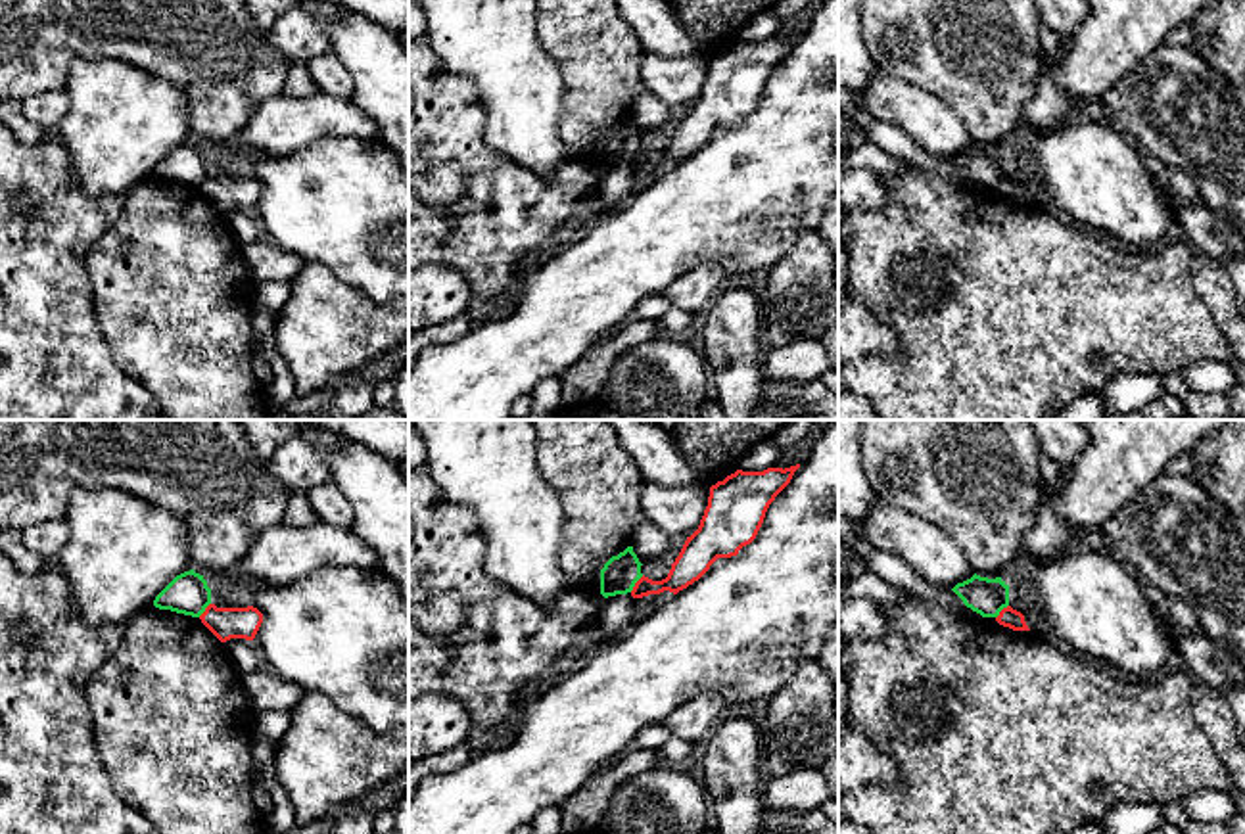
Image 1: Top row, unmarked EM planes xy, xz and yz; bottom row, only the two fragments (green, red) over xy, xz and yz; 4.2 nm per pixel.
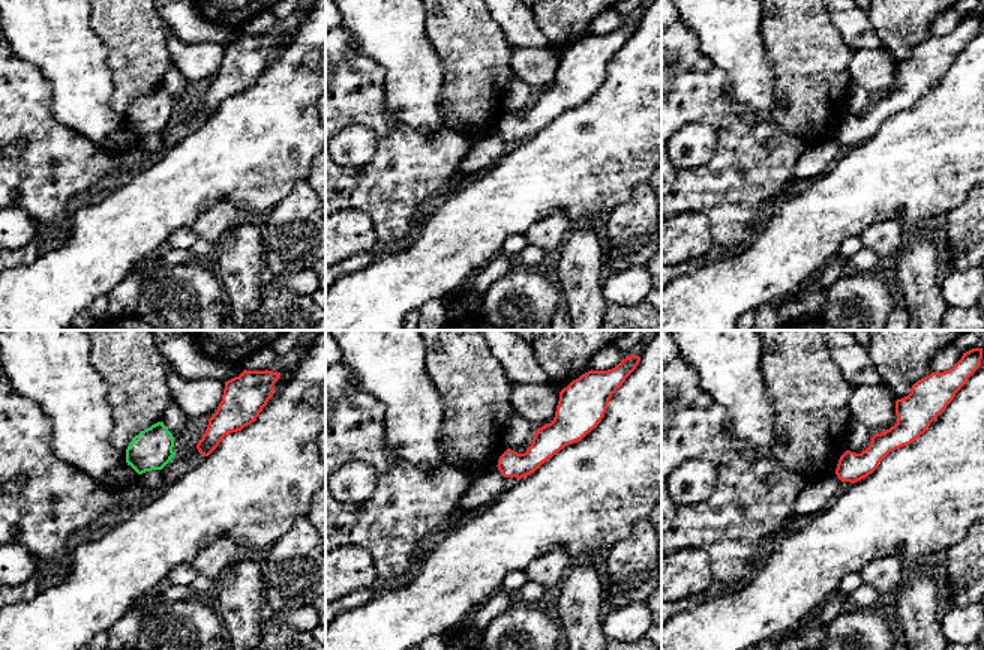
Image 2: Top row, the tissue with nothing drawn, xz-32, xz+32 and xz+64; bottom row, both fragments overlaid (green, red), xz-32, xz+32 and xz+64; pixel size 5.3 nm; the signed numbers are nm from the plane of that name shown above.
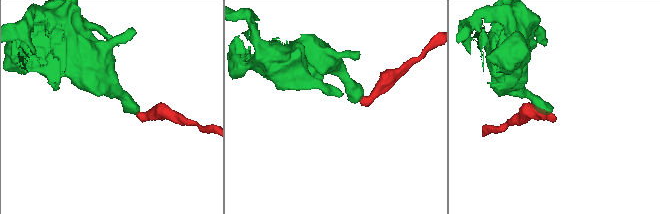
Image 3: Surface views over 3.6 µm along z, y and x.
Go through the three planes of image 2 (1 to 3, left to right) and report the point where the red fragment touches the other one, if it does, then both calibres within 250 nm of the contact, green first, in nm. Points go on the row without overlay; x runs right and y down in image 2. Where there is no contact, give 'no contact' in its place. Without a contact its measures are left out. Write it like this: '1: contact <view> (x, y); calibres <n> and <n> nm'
1: no contact
2: no contact
3: no contact

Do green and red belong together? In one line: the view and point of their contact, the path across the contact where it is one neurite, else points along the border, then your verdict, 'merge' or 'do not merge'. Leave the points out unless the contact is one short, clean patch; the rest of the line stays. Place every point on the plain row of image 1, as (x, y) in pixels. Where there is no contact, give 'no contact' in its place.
contact xz (635, 152); border xz (643, 146), (630, 162); do not merge

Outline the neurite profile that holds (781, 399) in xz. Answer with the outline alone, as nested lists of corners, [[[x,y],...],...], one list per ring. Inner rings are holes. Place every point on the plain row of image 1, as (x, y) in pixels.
[[[763,378],[752,420],[838,420],[838,395],[819,378],[810,382]]]

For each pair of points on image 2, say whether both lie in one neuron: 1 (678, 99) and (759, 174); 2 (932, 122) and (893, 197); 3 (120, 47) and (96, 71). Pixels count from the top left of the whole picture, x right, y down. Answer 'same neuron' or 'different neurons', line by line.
1: same neuron
2: same neuron
3: different neurons

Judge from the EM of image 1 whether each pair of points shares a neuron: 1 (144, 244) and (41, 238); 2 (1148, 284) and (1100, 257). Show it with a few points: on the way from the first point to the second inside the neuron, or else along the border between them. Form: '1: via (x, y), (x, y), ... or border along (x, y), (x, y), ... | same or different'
1: border along (121, 206), (112, 227), (87, 255), (91, 286) | different
2: via (1136, 284), (1127, 284), (1111, 269) | same

